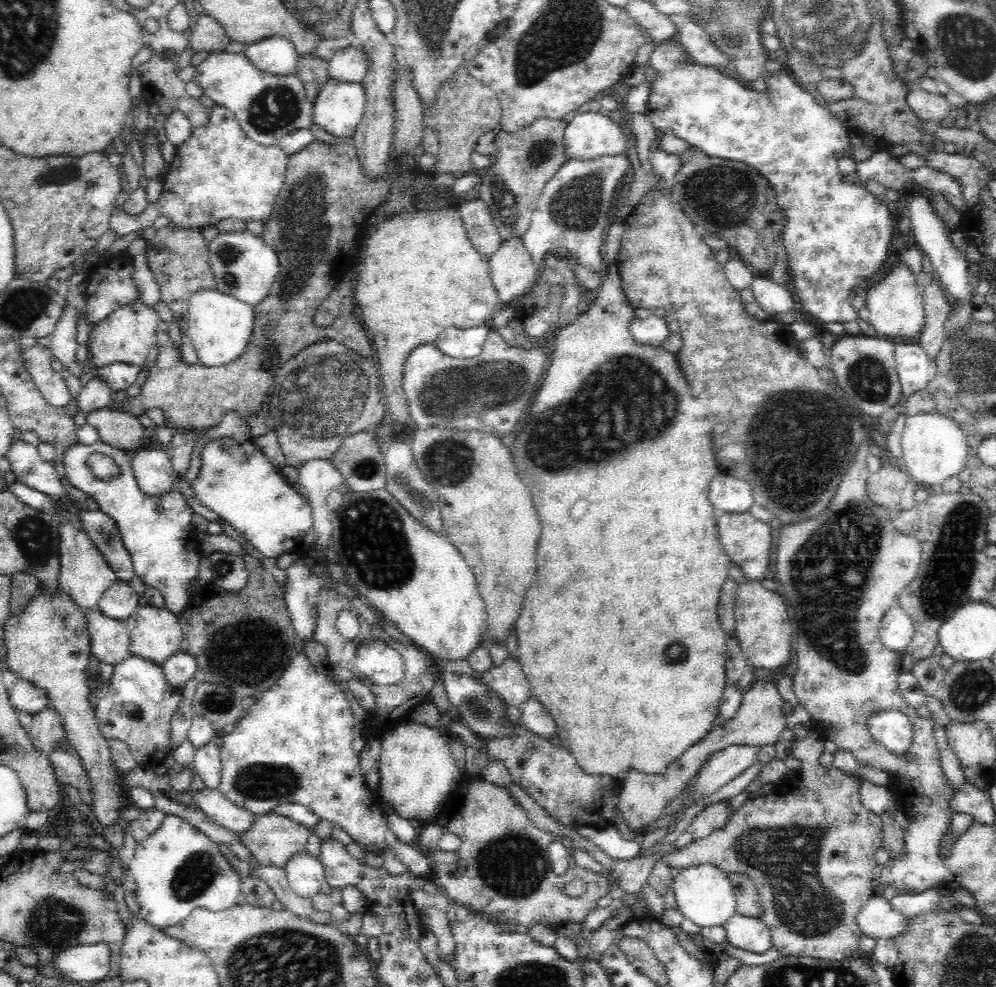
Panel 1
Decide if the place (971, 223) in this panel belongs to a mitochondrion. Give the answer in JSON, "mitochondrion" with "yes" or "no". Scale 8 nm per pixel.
{"mitochondrion":"no"}

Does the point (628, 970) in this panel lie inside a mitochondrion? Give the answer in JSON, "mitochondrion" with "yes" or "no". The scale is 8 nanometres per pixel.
{"mitochondrion":"no"}

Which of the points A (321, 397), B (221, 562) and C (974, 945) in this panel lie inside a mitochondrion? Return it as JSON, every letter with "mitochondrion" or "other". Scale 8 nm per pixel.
{"A":"mitochondrion","B":"mitochondrion","C":"mitochondrion"}

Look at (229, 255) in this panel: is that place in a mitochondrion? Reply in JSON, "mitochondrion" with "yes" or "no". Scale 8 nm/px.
{"mitochondrion":"yes"}

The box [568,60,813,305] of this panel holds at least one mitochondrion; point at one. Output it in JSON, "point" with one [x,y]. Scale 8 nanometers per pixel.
{"point":[723,195]}

